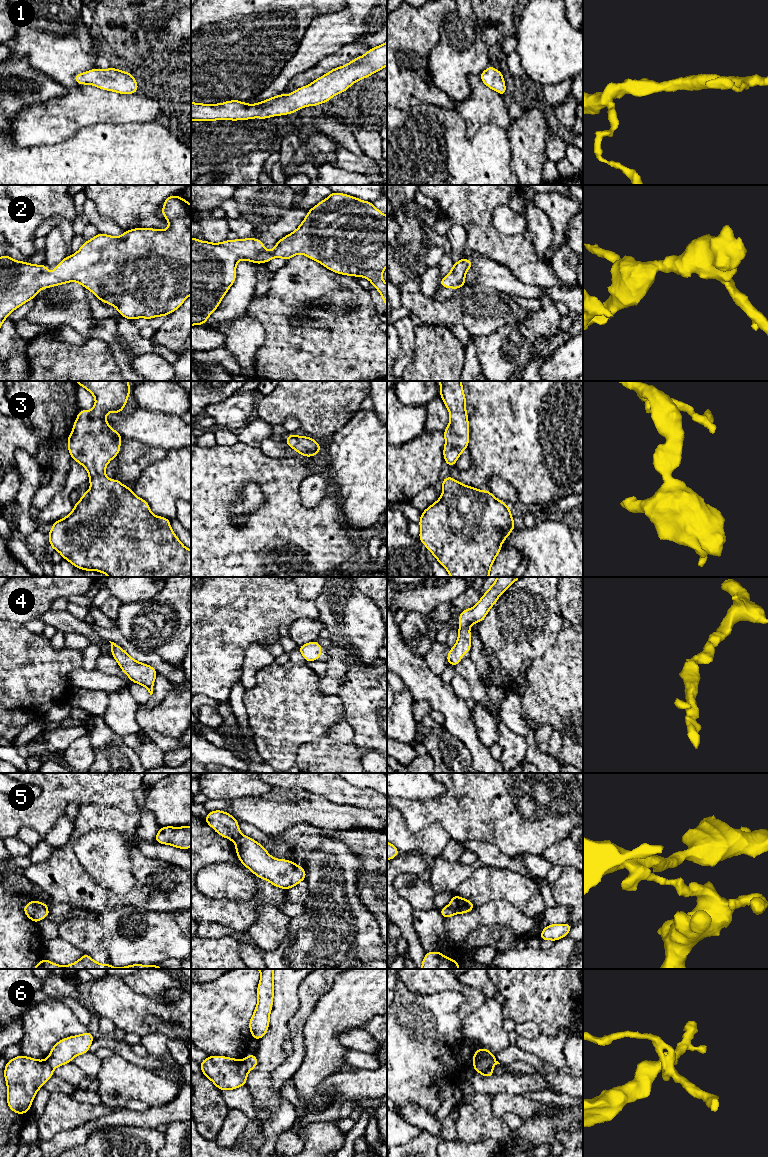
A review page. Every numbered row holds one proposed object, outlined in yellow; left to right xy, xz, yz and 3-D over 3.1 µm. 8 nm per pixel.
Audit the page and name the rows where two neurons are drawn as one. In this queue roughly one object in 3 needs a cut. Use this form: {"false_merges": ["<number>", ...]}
{"false_merges": ["5", "6"]}

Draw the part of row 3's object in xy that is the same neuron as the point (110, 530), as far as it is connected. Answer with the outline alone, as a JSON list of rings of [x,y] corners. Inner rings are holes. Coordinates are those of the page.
[[[76,381],[96,399],[92,410],[80,410],[68,436],[68,452],[89,474],[91,487],[74,505],[72,512],[52,524],[48,533],[51,548],[57,550],[73,566],[95,570],[109,577],[191,577],[191,550],[187,549],[173,532],[170,519],[152,514],[149,504],[136,496],[119,480],[109,479],[105,474],[107,464],[120,452],[122,436],[106,421],[109,412],[121,413],[130,395],[128,381]]]

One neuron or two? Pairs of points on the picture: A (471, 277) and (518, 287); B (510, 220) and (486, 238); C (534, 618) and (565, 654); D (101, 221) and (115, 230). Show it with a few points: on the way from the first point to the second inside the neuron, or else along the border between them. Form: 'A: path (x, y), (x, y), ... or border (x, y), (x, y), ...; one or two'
A: path (483, 277), (499, 277), (506, 282); one
B: border (497, 205), (493, 225), (501, 233), (520, 235); two
C: border (563, 620), (563, 628), (556, 641), (538, 658); two
D: path (104, 224), (112, 228); one

